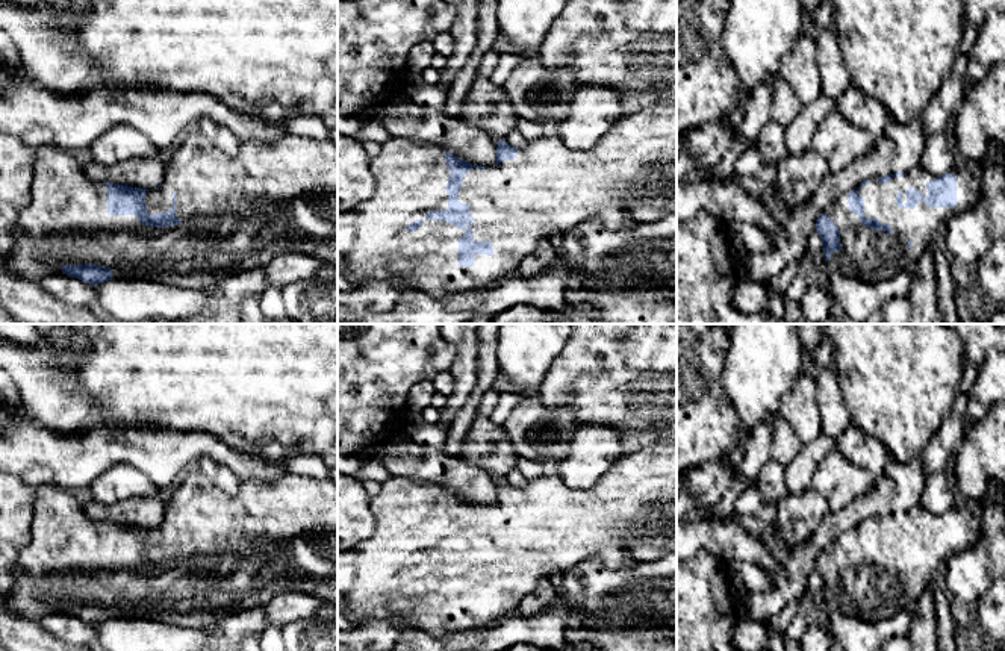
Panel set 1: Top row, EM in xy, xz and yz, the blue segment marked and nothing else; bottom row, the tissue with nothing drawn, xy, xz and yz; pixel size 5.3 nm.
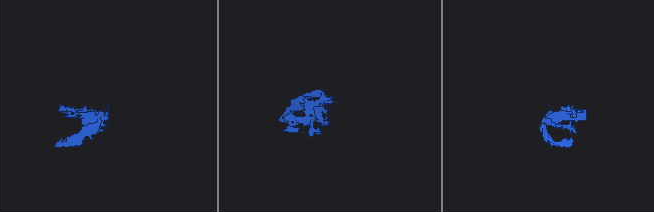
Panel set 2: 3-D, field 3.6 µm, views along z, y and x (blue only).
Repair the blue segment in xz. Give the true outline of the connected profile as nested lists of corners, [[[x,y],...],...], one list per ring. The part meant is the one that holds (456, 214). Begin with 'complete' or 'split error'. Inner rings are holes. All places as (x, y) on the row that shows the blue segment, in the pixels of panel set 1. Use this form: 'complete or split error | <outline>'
complete | [[[445,151],[446,167],[451,176],[446,183],[448,209],[427,212],[425,220],[446,221],[454,224],[457,229],[463,230],[466,235],[459,238],[459,265],[472,266],[475,254],[493,254],[492,242],[483,241],[475,242],[472,235],[474,216],[468,212],[471,206],[459,201],[459,192],[462,189],[463,177],[472,170],[486,170],[487,167],[472,165],[450,151]]]

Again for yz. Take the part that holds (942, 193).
complete | [[[946,173],[926,185],[928,195],[923,197],[919,189],[907,189],[907,203],[902,203],[902,191],[896,197],[896,206],[914,209],[919,201],[928,207],[955,207],[957,206],[957,176]]]

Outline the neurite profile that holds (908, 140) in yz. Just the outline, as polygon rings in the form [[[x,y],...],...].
[[[888,117],[885,132],[876,145],[845,170],[831,171],[813,197],[790,212],[784,226],[772,238],[772,247],[767,251],[746,256],[739,269],[740,276],[769,285],[787,265],[801,265],[820,215],[864,180],[908,173],[913,167],[920,165],[925,142],[920,117],[914,117],[905,124]]]

